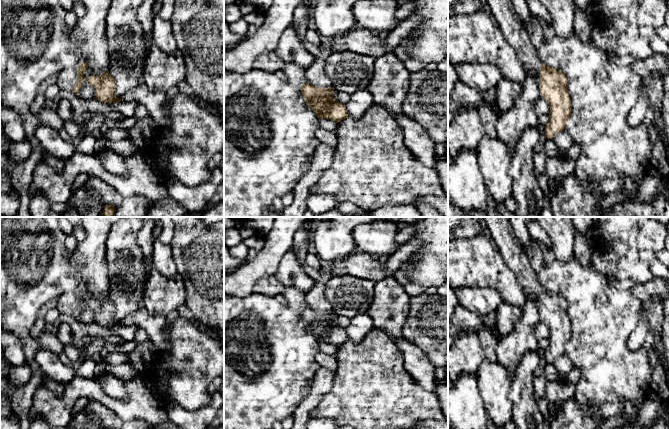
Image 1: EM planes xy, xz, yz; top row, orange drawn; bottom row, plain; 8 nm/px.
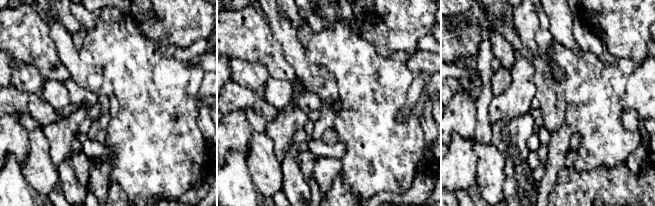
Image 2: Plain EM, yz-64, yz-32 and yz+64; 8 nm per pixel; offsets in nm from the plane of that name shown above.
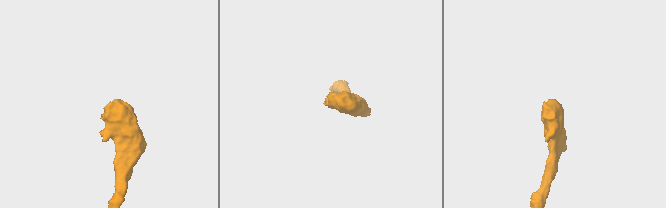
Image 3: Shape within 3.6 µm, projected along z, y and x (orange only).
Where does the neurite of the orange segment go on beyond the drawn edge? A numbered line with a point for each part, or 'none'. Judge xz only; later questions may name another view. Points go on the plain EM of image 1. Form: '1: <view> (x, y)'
1: xz (295, 298)

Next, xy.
1: xy (67, 302)

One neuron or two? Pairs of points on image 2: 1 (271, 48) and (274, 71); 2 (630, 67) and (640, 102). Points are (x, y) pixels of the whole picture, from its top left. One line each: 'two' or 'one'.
1: one
2: two

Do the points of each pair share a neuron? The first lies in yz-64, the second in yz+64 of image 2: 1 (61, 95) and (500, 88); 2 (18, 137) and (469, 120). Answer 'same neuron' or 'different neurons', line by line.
1: same neuron
2: same neuron

